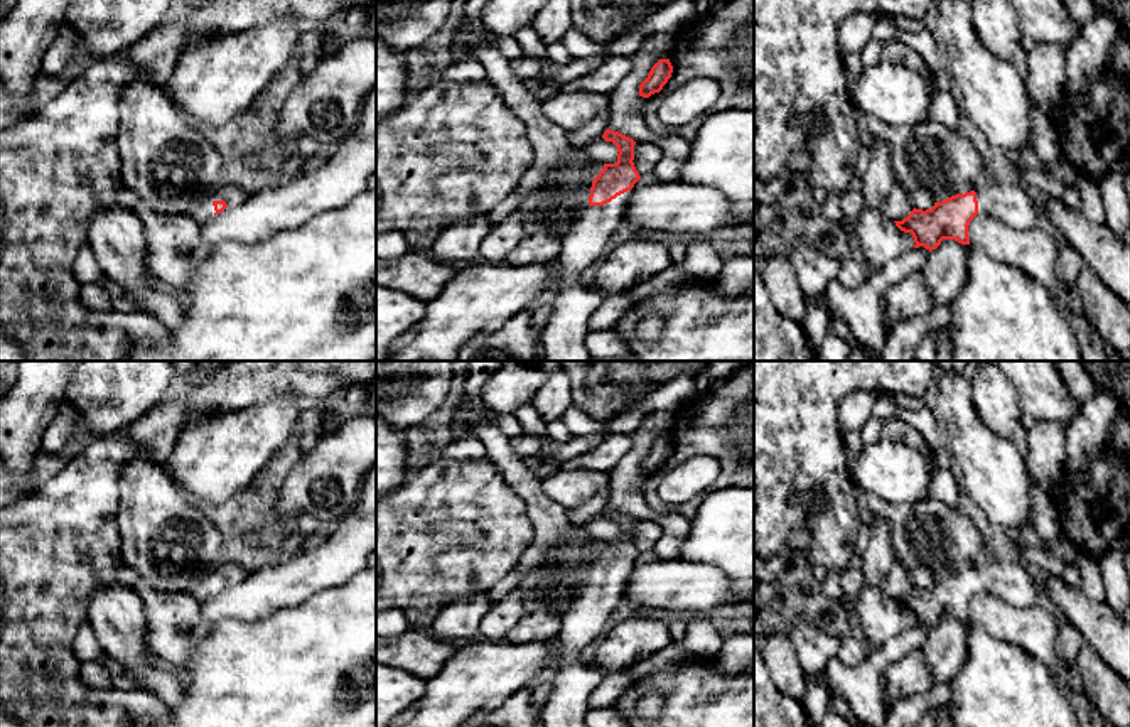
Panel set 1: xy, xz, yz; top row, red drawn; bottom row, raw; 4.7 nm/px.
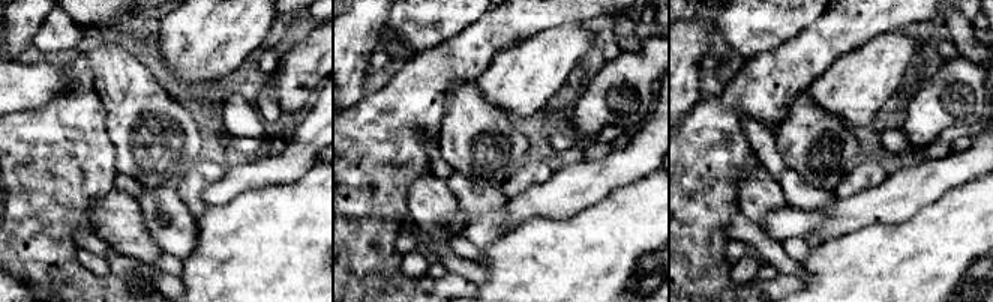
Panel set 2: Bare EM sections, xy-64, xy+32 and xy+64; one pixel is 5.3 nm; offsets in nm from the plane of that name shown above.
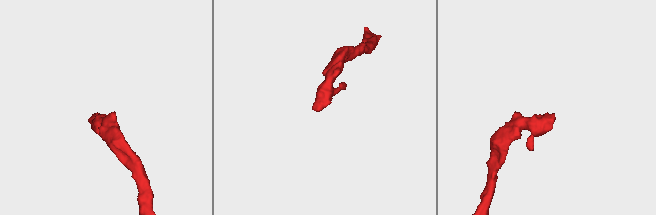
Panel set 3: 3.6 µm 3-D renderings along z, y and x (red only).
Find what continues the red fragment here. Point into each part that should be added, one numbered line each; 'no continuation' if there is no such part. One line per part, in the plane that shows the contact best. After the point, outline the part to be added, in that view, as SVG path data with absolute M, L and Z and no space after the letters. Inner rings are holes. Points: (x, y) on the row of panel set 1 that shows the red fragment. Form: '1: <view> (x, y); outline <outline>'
1: xy (230, 194); outline M224 182L207 201L204 201L201 206L197 206L191 216L196 221L199 221L201 224L204 224L211 218L214 218L214 213L216 213L214 206L213 206L214 201L223 199L228 204L228 207L231 207L231 206L239 204L243 201L243 197L245 196L241 194L239 189Z

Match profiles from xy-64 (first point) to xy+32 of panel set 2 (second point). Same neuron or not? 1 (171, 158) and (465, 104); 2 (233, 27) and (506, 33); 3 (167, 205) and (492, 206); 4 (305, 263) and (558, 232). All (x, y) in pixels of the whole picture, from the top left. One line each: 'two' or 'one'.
1: one
2: two
3: one
4: one

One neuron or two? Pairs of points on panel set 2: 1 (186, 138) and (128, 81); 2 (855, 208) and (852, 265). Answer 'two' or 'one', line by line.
1: one
2: two

